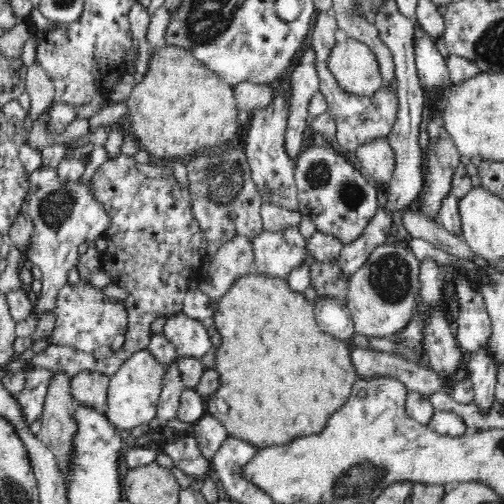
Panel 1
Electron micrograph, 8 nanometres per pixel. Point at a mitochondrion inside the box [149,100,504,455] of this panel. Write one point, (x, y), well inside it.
(220, 178)

